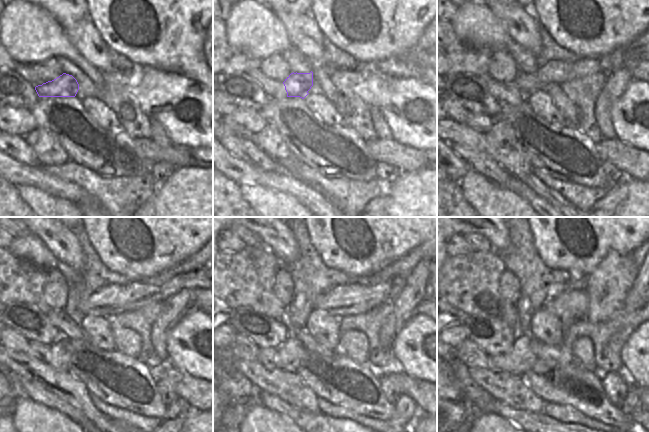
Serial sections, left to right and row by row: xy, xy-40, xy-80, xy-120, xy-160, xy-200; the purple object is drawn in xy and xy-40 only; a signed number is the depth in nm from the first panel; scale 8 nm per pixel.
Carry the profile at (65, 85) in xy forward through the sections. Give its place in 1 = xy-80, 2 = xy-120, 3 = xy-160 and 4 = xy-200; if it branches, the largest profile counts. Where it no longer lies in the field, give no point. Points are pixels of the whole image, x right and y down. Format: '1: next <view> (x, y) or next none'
1: next xy-80 (554, 72)
2: next xy-120 (109, 300)
3: next xy-160 (353, 298)
4: next xy-200 (577, 302)

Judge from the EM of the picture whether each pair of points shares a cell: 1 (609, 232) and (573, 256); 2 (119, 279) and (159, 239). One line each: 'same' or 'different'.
1: same
2: different

